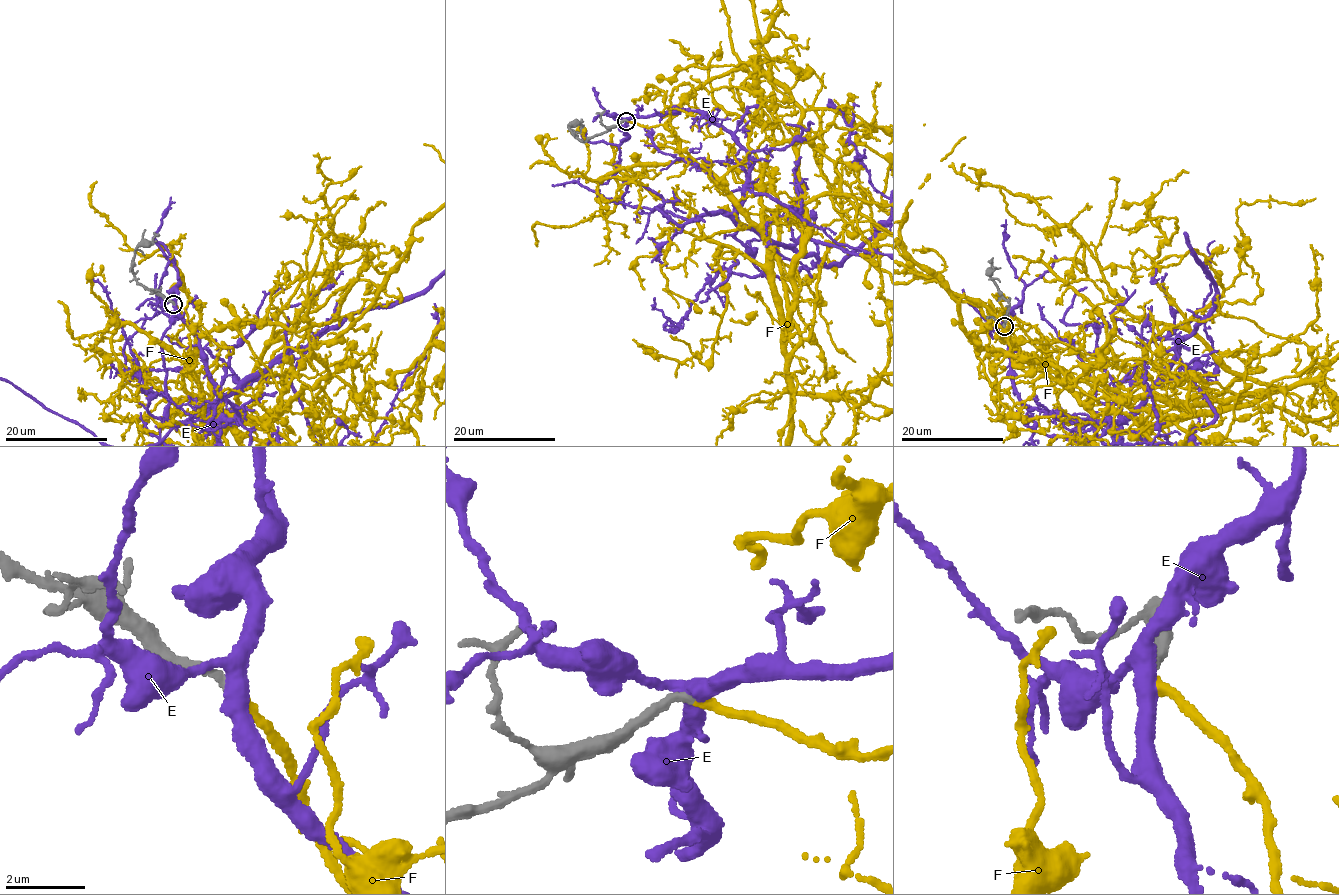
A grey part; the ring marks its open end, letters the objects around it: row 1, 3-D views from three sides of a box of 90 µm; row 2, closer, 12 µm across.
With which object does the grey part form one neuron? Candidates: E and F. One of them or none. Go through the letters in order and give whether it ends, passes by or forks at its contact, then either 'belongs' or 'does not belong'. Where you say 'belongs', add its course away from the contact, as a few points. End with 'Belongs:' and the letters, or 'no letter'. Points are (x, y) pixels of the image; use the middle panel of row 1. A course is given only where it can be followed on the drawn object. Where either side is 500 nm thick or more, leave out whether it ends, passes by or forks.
E: it forks there; does not belong
F: it ends there; belongs
Belongs: F

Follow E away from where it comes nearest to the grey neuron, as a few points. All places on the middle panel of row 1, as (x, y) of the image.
E: (625, 120), (715, 123), (749, 158), (735, 216), (789, 246), (868, 255)

